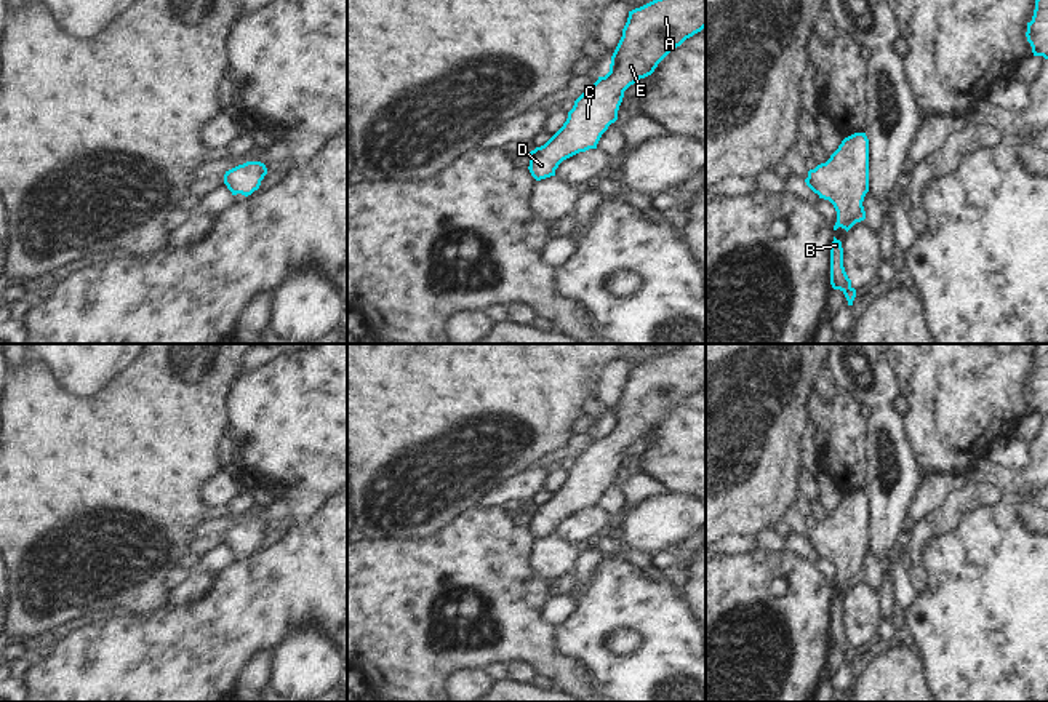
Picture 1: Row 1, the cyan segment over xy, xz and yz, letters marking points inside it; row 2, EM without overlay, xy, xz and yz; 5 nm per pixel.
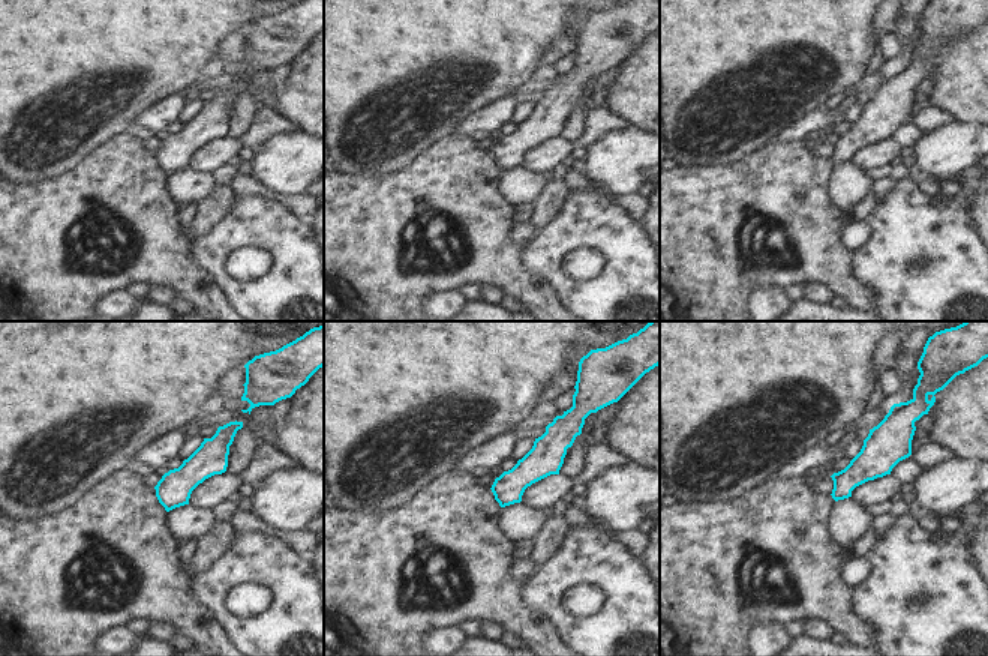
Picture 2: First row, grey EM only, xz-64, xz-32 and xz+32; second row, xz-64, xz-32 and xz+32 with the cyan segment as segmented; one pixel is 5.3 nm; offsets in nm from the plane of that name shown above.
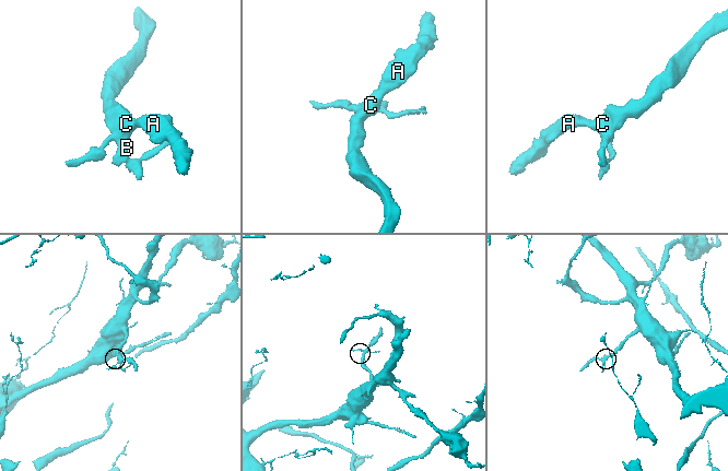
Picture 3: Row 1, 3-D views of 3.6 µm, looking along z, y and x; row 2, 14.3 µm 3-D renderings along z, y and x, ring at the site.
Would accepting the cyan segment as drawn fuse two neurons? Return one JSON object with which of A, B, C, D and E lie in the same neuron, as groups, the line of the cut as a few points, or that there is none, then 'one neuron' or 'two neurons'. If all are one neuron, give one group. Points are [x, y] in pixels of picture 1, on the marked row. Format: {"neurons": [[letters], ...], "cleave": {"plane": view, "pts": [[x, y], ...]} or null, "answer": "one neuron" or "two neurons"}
{"neurons": [["A", "B", "C", "D", "E"]], "cleave": null, "answer": "one neuron"}

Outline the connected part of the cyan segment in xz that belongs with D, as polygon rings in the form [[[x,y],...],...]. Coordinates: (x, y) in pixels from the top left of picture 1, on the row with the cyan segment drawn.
[[[653,0],[629,11],[610,72],[574,101],[563,126],[530,152],[531,176],[536,181],[555,176],[563,160],[597,149],[602,134],[618,120],[624,91],[704,27],[706,0]]]

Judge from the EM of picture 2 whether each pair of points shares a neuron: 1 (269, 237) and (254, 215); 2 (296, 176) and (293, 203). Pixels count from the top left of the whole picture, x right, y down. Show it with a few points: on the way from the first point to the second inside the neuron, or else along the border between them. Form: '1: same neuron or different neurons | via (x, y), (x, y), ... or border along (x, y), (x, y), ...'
1: same neuron | via (269, 231), (260, 221)
2: different neurons | border along (261, 182), (282, 194), (299, 195), (308, 192)

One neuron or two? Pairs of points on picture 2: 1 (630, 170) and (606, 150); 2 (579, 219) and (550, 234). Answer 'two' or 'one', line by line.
1: one
2: one

